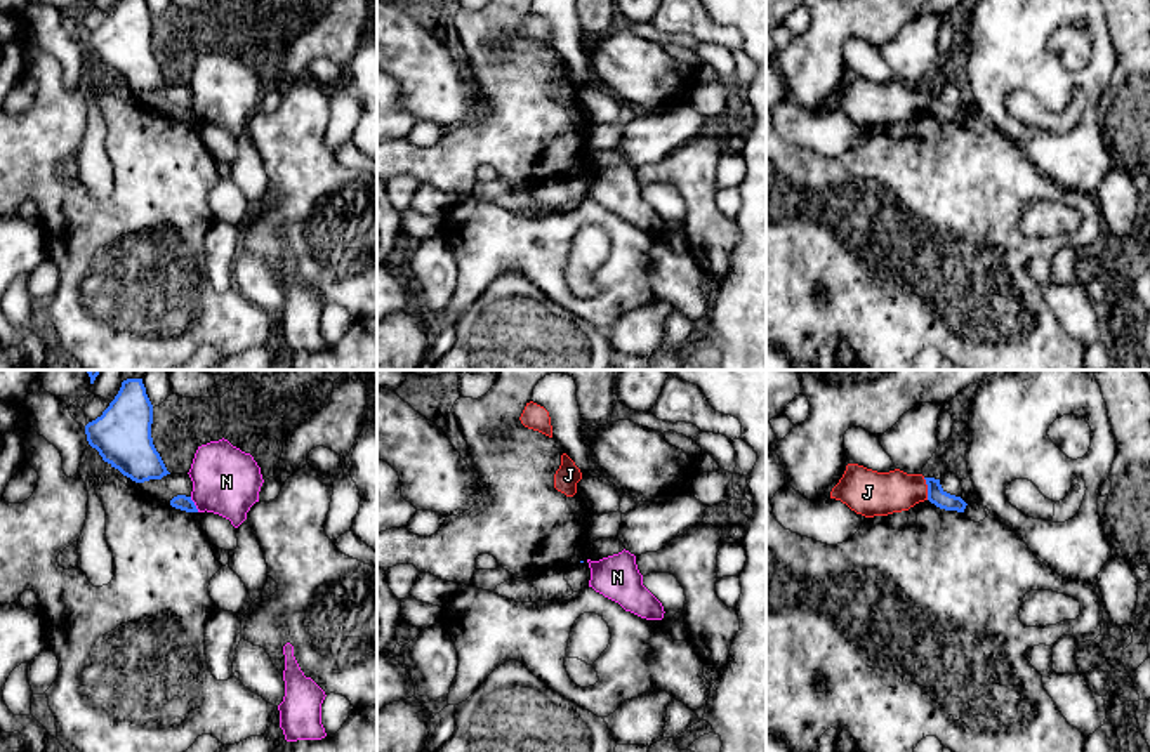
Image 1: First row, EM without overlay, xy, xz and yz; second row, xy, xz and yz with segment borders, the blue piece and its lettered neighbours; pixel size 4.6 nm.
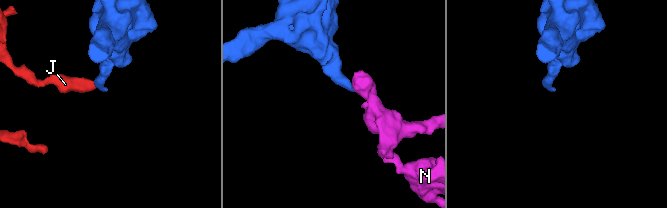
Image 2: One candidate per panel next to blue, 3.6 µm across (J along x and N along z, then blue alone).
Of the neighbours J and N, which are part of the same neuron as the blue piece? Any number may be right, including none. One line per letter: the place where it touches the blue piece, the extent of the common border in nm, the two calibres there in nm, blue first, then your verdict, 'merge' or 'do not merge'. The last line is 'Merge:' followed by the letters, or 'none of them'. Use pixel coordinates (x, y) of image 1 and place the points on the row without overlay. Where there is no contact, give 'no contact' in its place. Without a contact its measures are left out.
J: yz (928, 99) | 110 nm | 80/200 nm | do not merge
N: xy (193, 115) | 80 nm | 70/320 nm | do not merge
Merge: none of them

